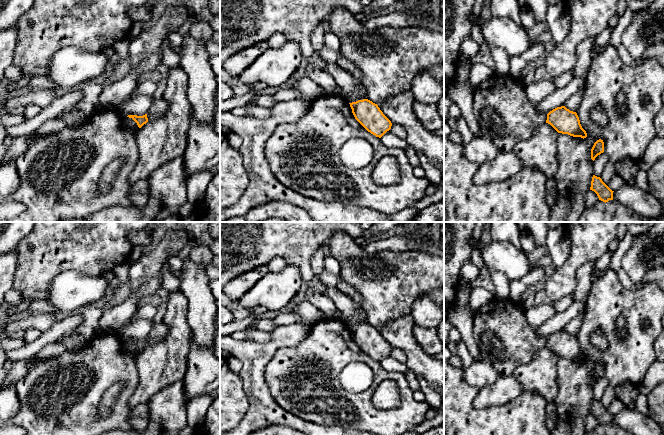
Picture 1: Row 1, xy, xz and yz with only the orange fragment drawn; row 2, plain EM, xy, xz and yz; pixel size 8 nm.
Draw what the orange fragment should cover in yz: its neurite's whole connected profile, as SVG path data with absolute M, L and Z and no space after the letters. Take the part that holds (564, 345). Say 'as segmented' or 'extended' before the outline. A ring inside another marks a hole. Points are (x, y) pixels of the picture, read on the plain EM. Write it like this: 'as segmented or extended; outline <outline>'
as segmented; outline M565 330L557 331L550 335L547 338L546 347L550 348L558 357L583 363L587 361L577 337L570 335Z

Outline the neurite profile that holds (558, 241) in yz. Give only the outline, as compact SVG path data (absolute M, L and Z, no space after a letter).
M564 225L548 229L546 246L553 265L560 268L571 252L571 238Z

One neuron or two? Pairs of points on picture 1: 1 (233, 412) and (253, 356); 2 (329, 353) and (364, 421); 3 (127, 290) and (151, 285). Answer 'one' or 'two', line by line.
1: two
2: one
3: two

